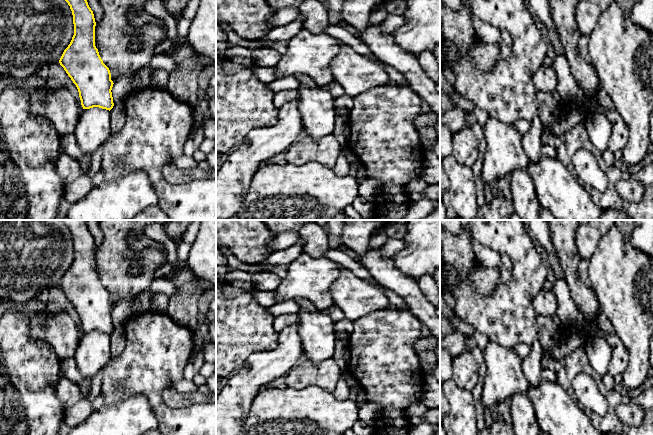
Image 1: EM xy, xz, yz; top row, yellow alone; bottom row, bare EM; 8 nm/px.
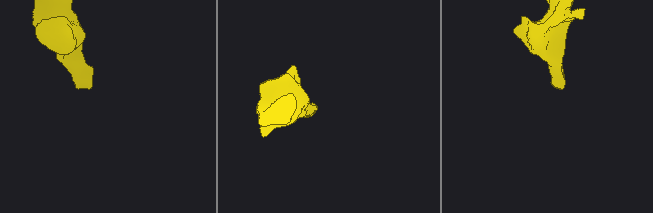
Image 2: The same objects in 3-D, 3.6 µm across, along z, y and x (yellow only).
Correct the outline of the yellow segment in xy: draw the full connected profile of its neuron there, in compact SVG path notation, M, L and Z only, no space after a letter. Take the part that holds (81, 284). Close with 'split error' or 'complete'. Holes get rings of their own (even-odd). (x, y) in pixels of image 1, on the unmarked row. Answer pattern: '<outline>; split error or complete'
M62 220L68 227L73 239L74 259L64 274L59 287L76 309L83 333L99 331L111 334L114 330L112 321L113 305L109 292L103 287L95 270L95 242L85 220Z; complete

